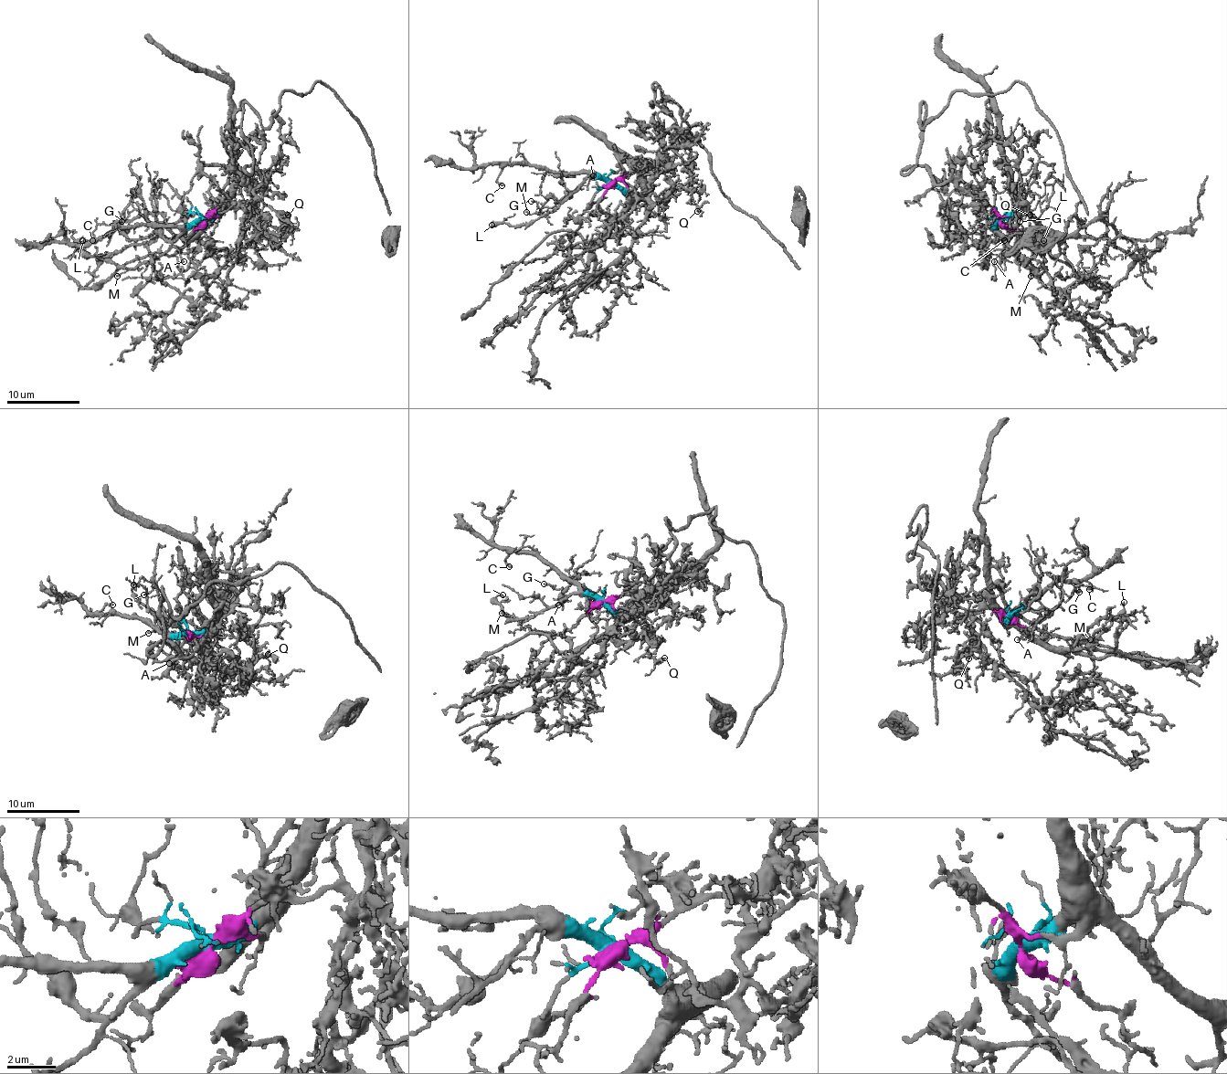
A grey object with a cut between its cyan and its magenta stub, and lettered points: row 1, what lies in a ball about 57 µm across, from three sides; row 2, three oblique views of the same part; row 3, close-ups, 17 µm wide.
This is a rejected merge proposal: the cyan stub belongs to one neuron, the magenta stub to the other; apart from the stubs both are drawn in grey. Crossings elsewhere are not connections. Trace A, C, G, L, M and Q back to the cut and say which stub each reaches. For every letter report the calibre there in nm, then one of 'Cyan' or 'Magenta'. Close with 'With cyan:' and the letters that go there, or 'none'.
A: Thickness 100 nm. Cyan
C: Thickness 160 nm. Cyan
G: Thickness 110 nm. Cyan
L: Thickness 140 nm. Cyan
M: Thickness 100 nm. Cyan
Q: Thickness 120 nm. Magenta
With cyan: A, C, G, L, M

